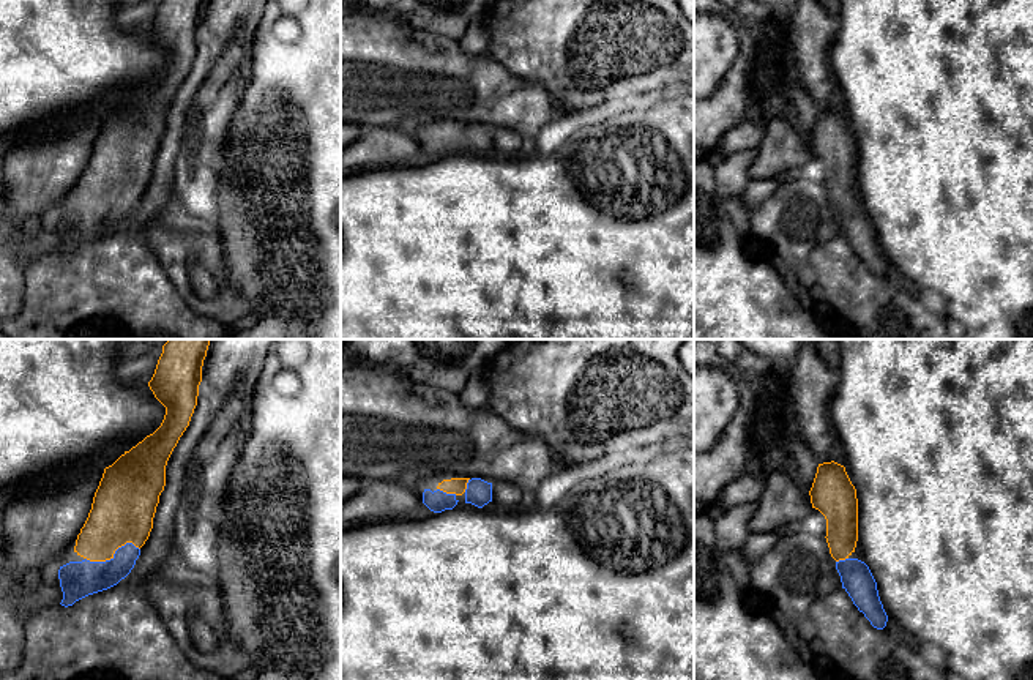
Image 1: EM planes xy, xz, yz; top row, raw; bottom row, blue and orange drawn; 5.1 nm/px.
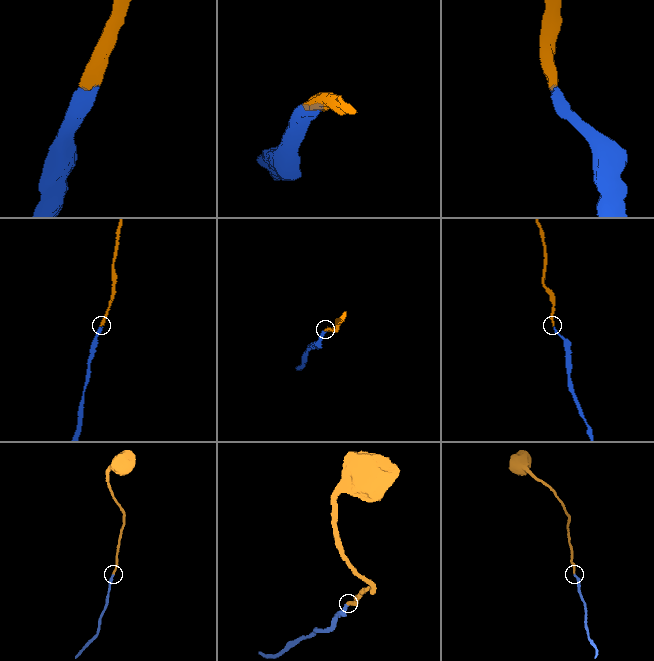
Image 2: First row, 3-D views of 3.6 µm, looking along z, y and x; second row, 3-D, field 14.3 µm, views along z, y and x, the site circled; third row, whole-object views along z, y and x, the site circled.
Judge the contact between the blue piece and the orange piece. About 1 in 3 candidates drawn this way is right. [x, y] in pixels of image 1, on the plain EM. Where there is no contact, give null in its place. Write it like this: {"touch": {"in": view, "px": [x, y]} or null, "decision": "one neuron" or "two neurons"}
{"touch": {"in": "xy", "px": [114, 202]}, "decision": "one neuron"}

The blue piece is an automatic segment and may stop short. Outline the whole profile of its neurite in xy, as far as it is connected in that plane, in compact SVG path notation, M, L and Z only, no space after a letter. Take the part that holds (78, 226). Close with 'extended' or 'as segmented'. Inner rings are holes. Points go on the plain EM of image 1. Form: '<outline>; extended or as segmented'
M161 0L148 28L166 54L161 73L104 115L74 199L82 208L58 216L62 252L107 237L125 226L150 183L166 112L197 52L207 0Z; extended

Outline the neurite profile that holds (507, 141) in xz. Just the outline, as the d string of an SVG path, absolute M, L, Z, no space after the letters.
M495 128L492 129L492 147L519 158L528 151L530 144L511 129Z

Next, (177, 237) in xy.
M173 192L169 204L142 227L142 238L158 256L164 271L188 306L203 317L229 327L248 314L252 305L241 298L229 281L222 237L216 219L188 213ZM197 260L219 284L213 298L196 293L189 279L189 263Z

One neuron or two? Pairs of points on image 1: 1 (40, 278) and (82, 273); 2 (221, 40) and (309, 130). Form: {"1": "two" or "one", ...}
{"1": "one", "2": "two"}

